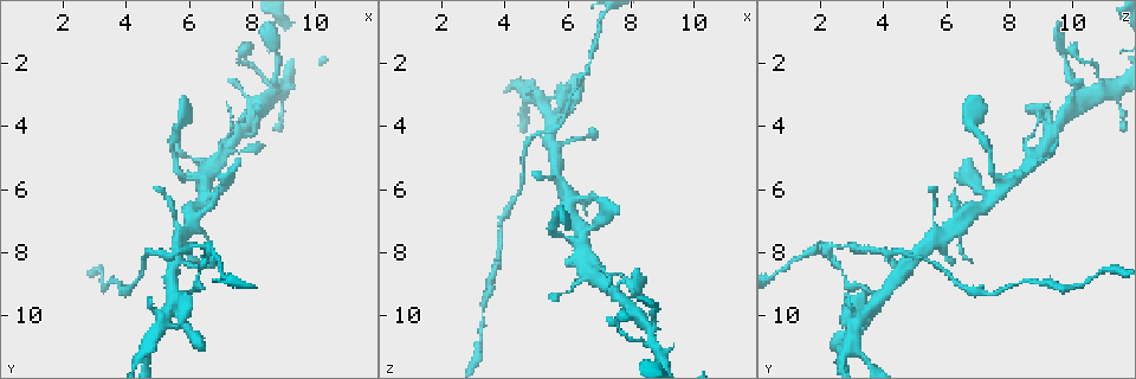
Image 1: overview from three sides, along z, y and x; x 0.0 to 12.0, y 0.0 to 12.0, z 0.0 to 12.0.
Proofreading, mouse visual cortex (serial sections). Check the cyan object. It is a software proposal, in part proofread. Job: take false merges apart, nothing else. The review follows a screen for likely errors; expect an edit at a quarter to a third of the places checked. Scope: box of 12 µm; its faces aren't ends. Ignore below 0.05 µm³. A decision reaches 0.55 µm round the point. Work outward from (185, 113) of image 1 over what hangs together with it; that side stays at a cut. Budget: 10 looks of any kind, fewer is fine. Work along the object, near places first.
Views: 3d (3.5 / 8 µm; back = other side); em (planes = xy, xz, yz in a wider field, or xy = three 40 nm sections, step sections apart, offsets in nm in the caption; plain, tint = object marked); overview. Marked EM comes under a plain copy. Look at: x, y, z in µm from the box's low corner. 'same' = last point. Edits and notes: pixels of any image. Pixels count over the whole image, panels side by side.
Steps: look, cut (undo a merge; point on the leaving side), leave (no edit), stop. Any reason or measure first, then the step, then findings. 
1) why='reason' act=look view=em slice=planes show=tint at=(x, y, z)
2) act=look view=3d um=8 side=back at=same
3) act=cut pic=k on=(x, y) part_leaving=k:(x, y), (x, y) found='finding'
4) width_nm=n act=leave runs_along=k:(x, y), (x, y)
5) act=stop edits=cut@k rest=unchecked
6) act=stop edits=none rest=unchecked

why='abrupt turn' act=look view=3d um=3.5 at=(6.4, 5.6, 7.6)

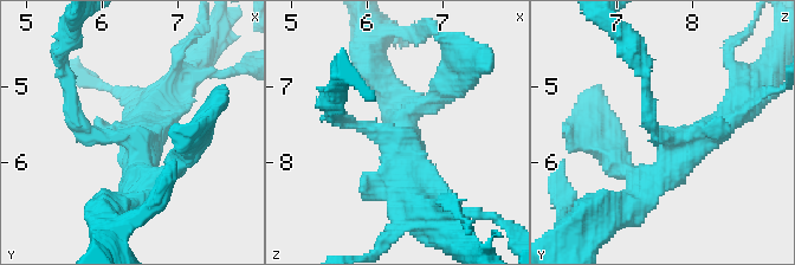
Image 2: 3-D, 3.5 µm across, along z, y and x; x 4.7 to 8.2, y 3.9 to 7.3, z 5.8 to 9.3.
arms=3 arm_widths_nm=200,300,400 act=leave runs_along=2:(71, 105), (99, 139), (140, 146), (129, 200) found='one cell here'

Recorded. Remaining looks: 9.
why='narrows sharply' act=look view=3d um=8 at=(5.5, 9.4, 3.9)

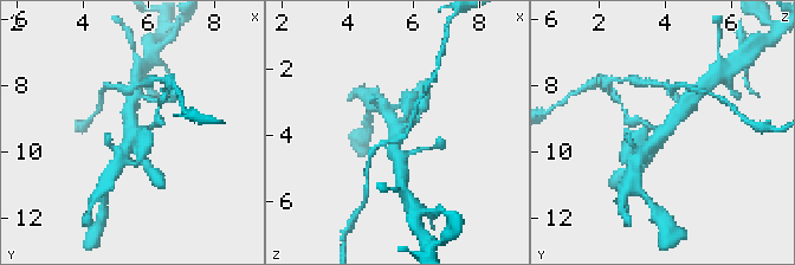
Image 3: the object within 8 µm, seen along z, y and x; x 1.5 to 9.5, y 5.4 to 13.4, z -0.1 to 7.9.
arms=4 arm_widths_nm=150,200,350,350 why='shape alone is not enough' act=look view=em slice=xy step=3 show=tint at=(5.6, 9.3, 4.0)

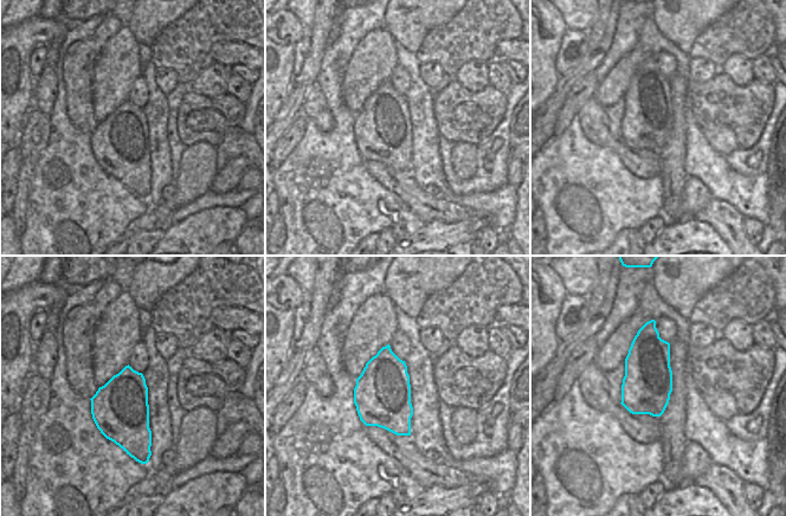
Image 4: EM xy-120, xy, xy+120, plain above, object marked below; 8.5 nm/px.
width_nm=480 act=leave runs_along=3:(683, 104), (641, 157) found='continuous, no second cell'

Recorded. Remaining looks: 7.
why='two arms in line, one across' act=look view=3d um=3.5 at=(4.4, 11.2, 2.8)

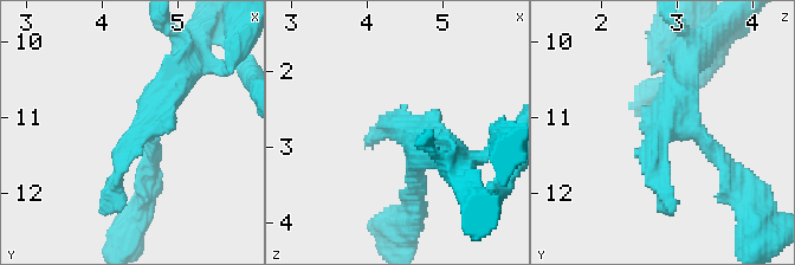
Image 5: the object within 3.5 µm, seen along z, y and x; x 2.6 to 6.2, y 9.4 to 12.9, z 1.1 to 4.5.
arm_widths_nm=200,200,450 act=leave runs_along=5:(179, 78), (102, 191) found='one cell here'

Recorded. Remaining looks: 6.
why='small branch off a trunk' act=look view=3d um=3.5 at=(8.6, 3.0, 10.6)

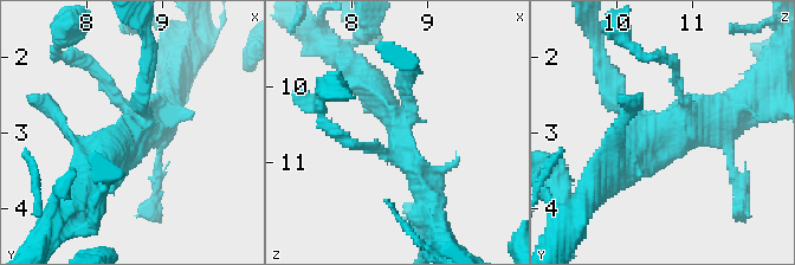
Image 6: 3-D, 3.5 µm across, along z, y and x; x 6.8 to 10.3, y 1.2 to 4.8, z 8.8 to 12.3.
why='need the tissue' act=look view=em slice=xy step=3 show=tint at=(8.60, 2.95, 10.50)

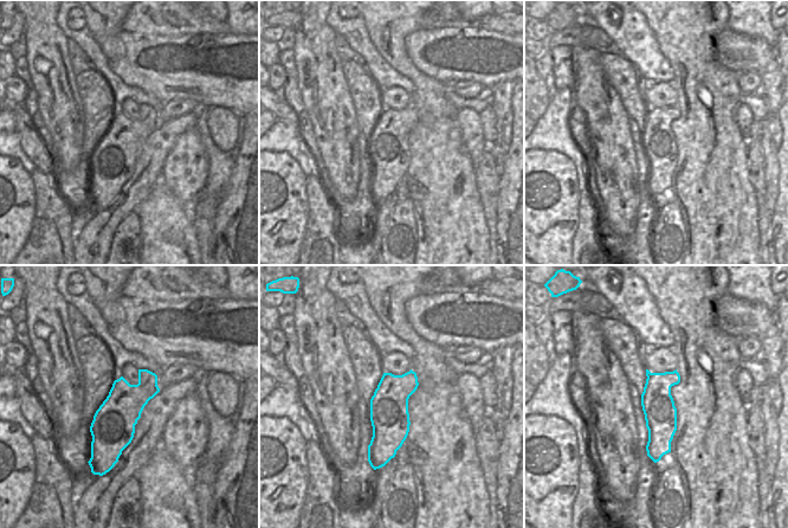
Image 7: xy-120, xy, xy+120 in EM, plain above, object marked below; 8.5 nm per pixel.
width_nm=320 act=leave runs_along=7:(675, 374), (659, 390), (656, 458) found='one cell here'

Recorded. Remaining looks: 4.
act=stop edits=none rest=unchecked

